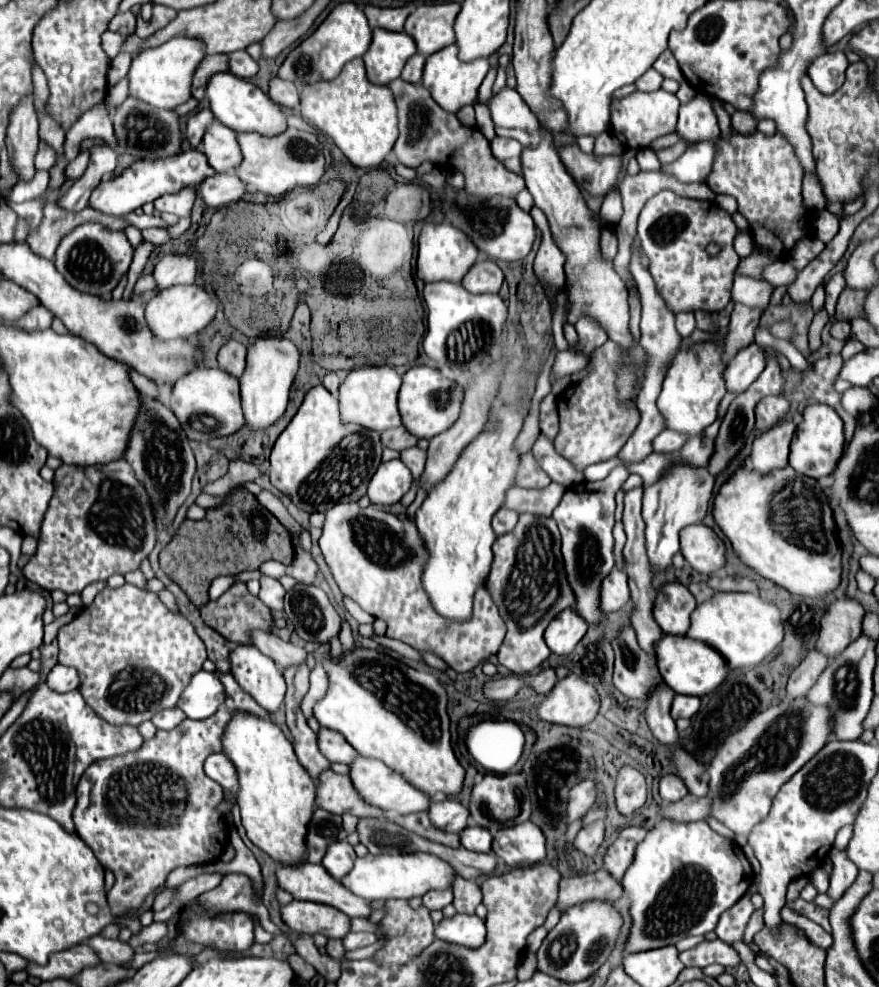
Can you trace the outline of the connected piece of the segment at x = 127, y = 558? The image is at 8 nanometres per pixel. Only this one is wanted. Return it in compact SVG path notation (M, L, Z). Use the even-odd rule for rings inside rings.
M124 459L88 467L62 463L54 475L54 495L42 521L38 551L22 573L48 591L60 589L72 595L114 573L124 575L138 569L154 543L156 529L146 491L134 481L134 473Z

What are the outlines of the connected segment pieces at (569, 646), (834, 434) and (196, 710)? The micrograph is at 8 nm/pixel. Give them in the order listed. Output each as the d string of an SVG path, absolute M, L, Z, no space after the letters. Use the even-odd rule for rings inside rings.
M564 609L546 629L544 639L552 653L556 655L570 655L580 639L584 637L588 625L580 621L574 609Z
M808 405L804 409L804 419L796 429L794 441L790 445L790 467L798 473L804 473L806 477L820 479L824 475L830 475L834 471L834 465L844 453L844 421L840 415L828 407L828 405Z
M198 671L184 687L176 707L180 707L188 719L206 719L218 711L226 695L216 673Z

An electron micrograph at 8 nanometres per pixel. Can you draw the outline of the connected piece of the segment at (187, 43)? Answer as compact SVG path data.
M186 37L170 39L158 49L148 49L146 53L136 55L128 71L130 97L158 109L174 109L186 103L190 99L190 77L194 75L194 69L198 67L198 61L202 61L202 57L202 41Z

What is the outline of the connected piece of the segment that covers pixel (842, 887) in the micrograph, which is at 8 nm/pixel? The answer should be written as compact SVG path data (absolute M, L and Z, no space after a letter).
M834 851L830 855L832 859L832 877L830 877L830 889L828 889L828 897L832 901L838 901L844 891L854 883L858 869L854 869L854 865L850 865L850 861L846 861L844 851Z

